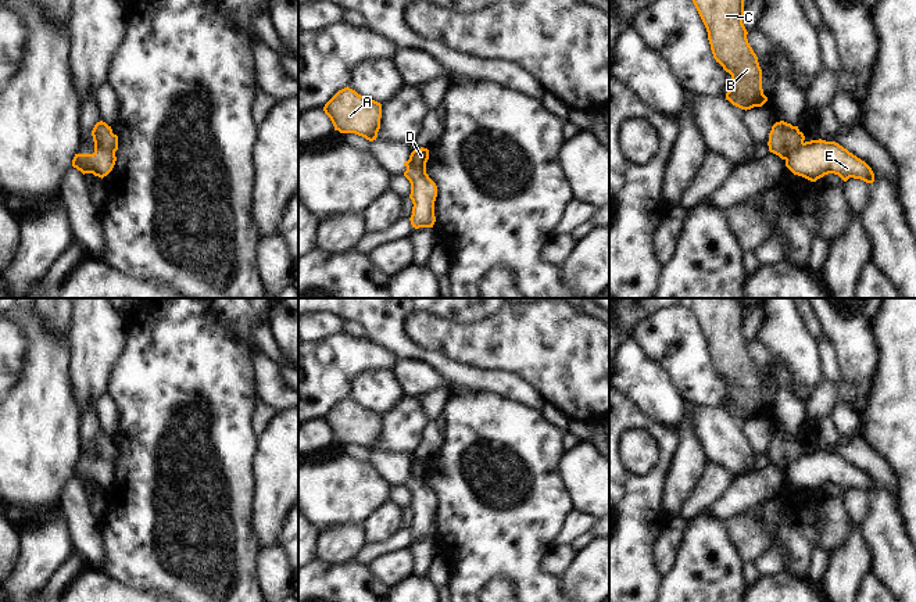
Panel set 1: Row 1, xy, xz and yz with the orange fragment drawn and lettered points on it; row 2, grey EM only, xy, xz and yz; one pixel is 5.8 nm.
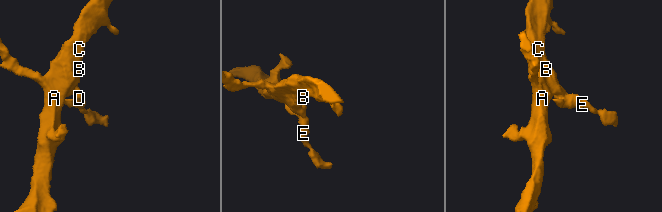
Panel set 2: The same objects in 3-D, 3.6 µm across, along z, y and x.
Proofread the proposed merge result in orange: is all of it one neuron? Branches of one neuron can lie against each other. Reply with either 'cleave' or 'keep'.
cleave

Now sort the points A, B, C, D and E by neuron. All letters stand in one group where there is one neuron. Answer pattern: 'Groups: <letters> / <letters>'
Groups: A B C D / E

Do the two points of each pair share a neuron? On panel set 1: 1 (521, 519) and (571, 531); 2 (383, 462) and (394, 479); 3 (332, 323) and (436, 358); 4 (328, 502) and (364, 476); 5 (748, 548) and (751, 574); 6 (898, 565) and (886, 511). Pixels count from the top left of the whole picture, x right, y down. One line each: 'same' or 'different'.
1: different
2: same
3: different
4: same
5: different
6: same

